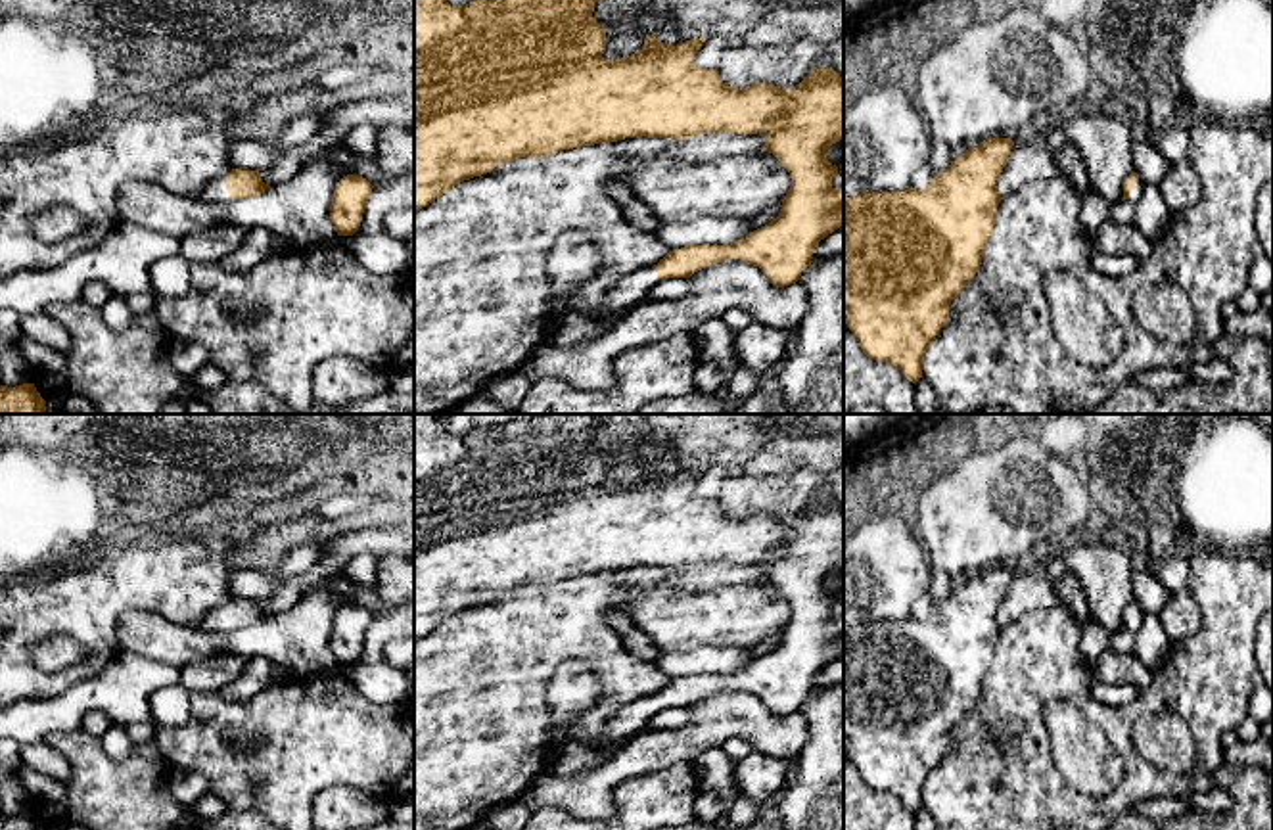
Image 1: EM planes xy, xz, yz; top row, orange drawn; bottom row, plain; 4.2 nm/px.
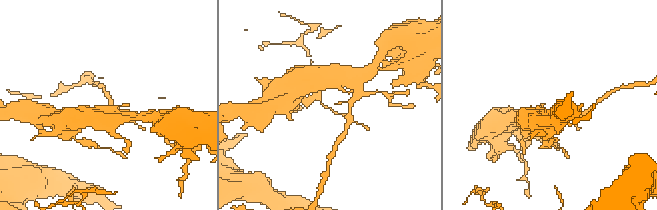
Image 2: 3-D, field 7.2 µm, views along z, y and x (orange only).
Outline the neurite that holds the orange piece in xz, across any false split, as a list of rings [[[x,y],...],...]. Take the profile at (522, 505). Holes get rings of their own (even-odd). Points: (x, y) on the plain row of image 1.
[[[414,414],[414,640],[433,633],[456,613],[487,604],[497,594],[518,587],[548,587],[562,579],[642,565],[686,569],[713,562],[765,562],[763,579],[773,583],[792,608],[776,648],[730,675],[673,679],[658,694],[623,705],[610,717],[600,738],[579,744],[589,749],[608,749],[631,742],[660,709],[690,707],[709,694],[732,688],[759,696],[776,717],[796,713],[811,694],[819,671],[842,656],[844,617],[832,615],[838,596],[826,588],[826,579],[844,569],[844,508],[832,496],[815,496],[790,519],[765,512],[732,518],[721,510],[717,498],[694,495],[694,485],[707,470],[706,466],[673,475],[648,464],[640,481],[606,489],[602,485],[606,460],[592,441],[594,431],[604,429],[608,416],[544,414],[535,420],[510,422],[504,427],[474,427],[466,435],[451,435],[445,427],[447,414]]]

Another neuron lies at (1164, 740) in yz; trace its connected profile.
[[[1175,713],[1141,719],[1133,728],[1141,757],[1160,771],[1189,774],[1196,765],[1196,742],[1189,725]]]

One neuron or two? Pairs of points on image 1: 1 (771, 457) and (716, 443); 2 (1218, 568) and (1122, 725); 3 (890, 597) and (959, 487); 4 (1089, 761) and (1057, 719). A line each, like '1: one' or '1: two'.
1: one
2: one
3: two
4: one

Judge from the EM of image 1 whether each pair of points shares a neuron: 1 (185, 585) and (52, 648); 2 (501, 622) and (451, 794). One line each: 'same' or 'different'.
1: different
2: same

